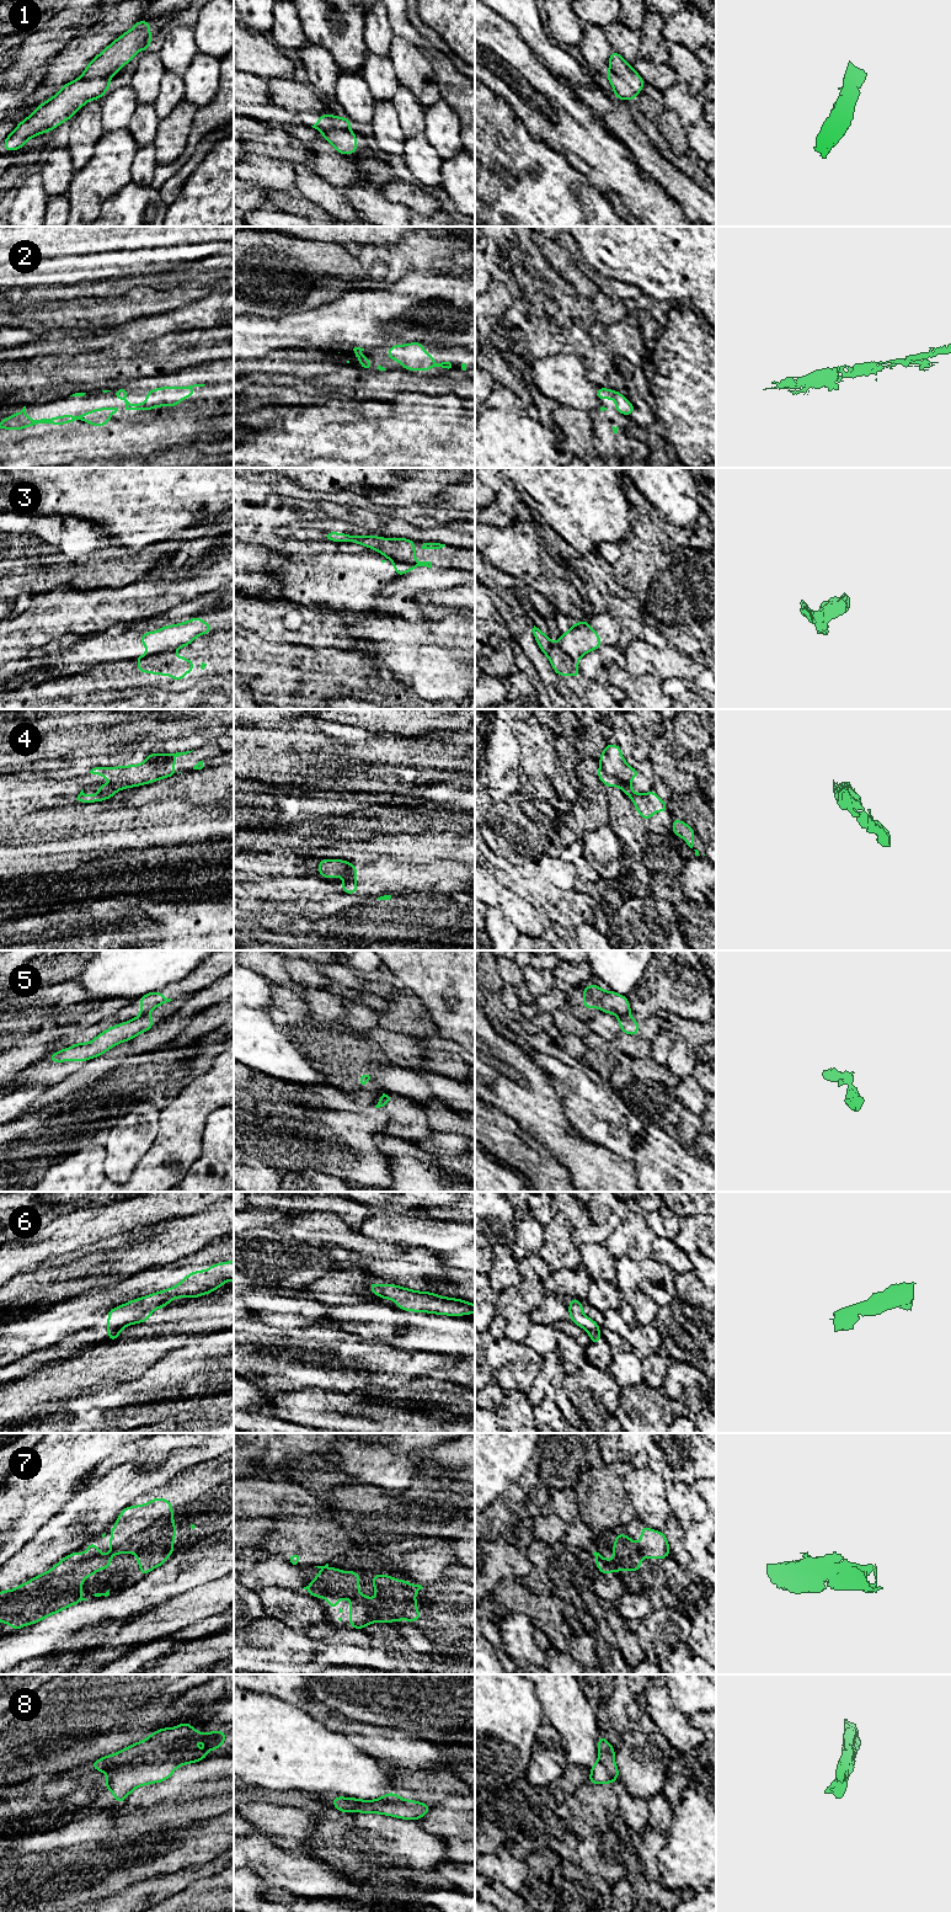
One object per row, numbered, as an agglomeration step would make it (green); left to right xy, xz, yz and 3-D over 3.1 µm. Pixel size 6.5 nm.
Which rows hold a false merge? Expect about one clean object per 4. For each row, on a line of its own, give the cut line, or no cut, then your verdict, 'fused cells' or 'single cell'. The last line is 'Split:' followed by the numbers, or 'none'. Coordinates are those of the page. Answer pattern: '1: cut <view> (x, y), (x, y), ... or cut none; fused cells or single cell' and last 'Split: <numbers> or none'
1: cut none; single cell
2: cut none; single cell
3: cut xz (391, 559), (418, 565); fused cells
4: cut xz (352, 864), (342, 873); fused cells
5: cut yz (626, 1013), (619, 1017); fused cells
6: cut none; single cell
7: cut none; single cell
8: cut none; single cell
Split: 3, 4, 5

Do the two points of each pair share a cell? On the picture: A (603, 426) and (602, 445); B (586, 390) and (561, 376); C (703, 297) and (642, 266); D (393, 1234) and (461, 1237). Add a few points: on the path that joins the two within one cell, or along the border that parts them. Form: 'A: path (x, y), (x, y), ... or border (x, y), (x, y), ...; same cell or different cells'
A: path (603, 431), (603, 440); same cell
B: path (580, 390), (567, 382); same cell
C: path (688, 282), (683, 282), (667, 266), (657, 266); same cell
D: path (410, 1234), (444, 1235); same cell

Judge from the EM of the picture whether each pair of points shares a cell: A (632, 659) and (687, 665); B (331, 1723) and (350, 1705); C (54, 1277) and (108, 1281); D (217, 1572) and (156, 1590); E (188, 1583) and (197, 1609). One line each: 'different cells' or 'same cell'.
A: same cell
B: different cells
C: same cell
D: same cell
E: different cells

